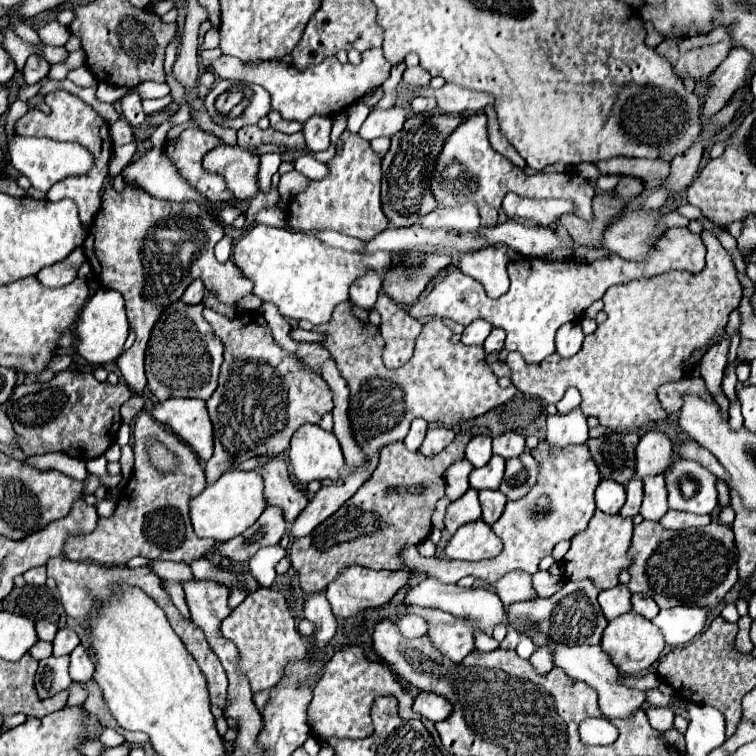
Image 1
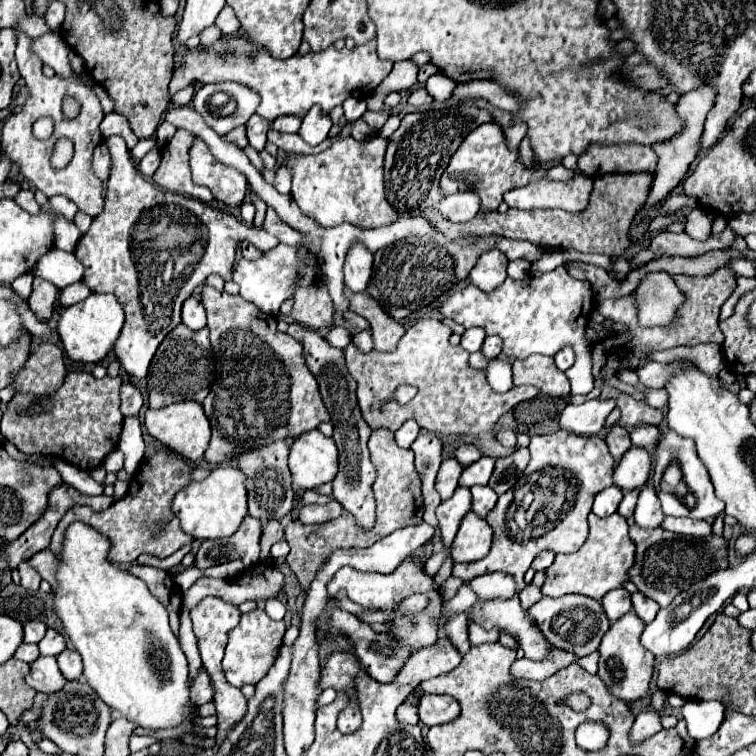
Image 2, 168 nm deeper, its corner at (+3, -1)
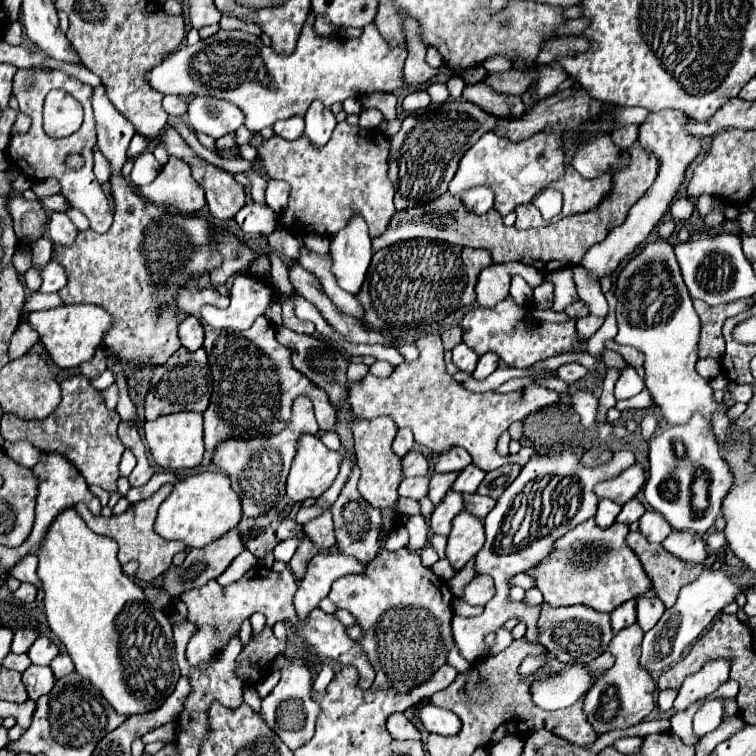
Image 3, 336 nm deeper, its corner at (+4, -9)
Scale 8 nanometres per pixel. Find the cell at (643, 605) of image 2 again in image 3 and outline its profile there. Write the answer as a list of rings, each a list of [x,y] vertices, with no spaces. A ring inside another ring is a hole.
[[[640,598],[636,608],[638,608],[638,624],[644,632],[648,628],[654,628],[654,624],[660,620],[660,616],[666,610],[660,598]]]

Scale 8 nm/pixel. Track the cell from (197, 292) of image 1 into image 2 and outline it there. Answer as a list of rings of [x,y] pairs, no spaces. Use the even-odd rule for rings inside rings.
[[[189,296],[183,302],[181,308],[181,320],[185,326],[189,326],[191,330],[199,330],[201,326],[205,326],[205,308],[201,306],[201,302],[193,296]]]

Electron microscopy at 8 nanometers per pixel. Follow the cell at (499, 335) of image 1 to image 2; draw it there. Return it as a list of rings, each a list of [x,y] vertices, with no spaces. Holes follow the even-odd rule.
[[[487,336],[485,342],[483,342],[481,352],[483,352],[487,358],[497,358],[497,356],[501,354],[501,338],[497,338],[497,336]]]

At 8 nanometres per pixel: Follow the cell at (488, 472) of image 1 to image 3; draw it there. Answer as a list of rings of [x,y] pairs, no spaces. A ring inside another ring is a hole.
[[[470,464],[462,472],[458,472],[458,478],[452,484],[452,490],[460,492],[460,494],[464,494],[464,492],[476,492],[476,488],[482,482],[482,478],[484,478],[484,470],[480,470],[474,464]]]

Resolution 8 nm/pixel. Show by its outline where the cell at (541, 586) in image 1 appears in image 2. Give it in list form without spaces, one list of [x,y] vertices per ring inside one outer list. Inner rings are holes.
[[[525,584],[525,588],[519,592],[519,600],[521,600],[521,606],[527,610],[529,606],[533,606],[539,598],[541,598],[543,594],[541,594],[541,588],[539,586],[535,586],[535,584]]]

